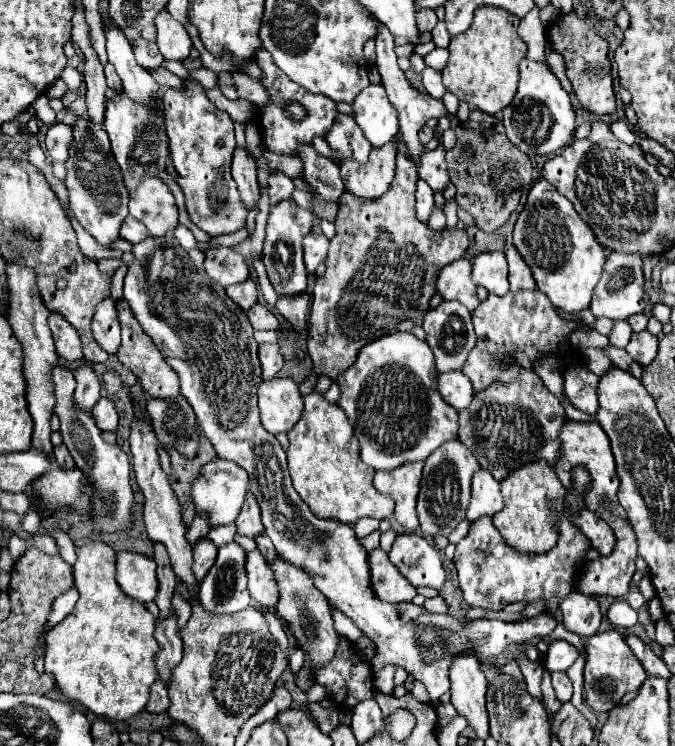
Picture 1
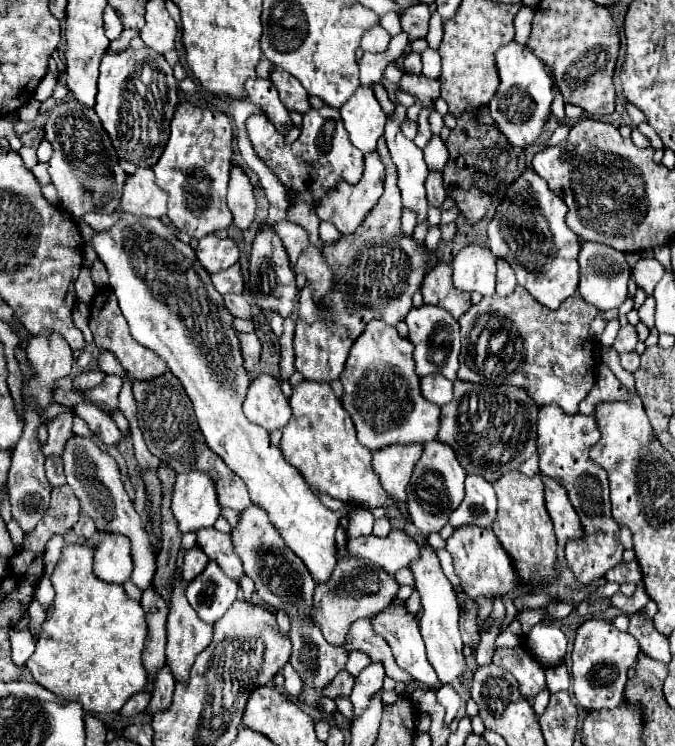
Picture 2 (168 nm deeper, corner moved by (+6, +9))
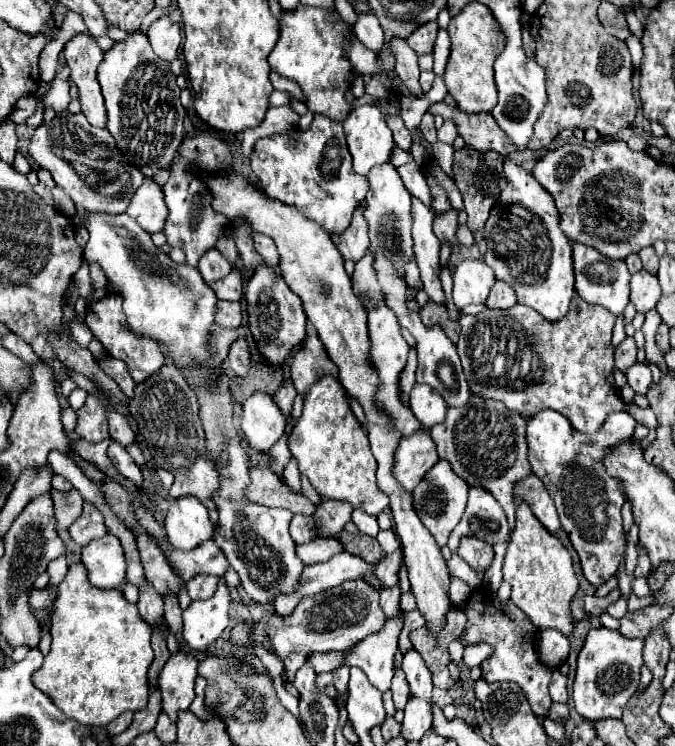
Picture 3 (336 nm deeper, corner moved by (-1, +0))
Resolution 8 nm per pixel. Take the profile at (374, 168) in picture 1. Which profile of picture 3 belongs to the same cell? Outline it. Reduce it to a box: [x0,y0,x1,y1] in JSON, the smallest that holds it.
[332,205,370,261]

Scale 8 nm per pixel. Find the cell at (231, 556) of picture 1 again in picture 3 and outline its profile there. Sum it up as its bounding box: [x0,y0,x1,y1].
[184,579,232,651]

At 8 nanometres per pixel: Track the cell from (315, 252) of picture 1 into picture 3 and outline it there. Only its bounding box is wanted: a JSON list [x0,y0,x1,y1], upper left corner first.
[254,233,280,269]

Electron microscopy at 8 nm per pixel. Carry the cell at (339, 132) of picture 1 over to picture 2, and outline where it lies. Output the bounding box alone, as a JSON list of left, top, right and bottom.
[245,106,363,204]

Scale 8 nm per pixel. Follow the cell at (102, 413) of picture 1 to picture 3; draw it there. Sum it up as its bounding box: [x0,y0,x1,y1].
[108,439,142,487]

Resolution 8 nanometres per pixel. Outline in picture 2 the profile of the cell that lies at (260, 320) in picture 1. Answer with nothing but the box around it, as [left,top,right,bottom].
[223,294,251,320]

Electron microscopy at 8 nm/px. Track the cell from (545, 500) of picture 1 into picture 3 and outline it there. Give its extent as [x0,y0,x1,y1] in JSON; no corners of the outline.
[504,503,578,635]

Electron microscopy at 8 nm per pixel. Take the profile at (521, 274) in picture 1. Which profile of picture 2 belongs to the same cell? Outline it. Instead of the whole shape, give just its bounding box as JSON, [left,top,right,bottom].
[495,260,517,296]

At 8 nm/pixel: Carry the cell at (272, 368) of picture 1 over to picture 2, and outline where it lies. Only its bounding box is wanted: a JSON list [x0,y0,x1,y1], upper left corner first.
[239,332,261,372]

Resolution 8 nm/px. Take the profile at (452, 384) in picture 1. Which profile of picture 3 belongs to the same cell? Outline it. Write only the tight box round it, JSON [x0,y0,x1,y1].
[410,383,448,429]

